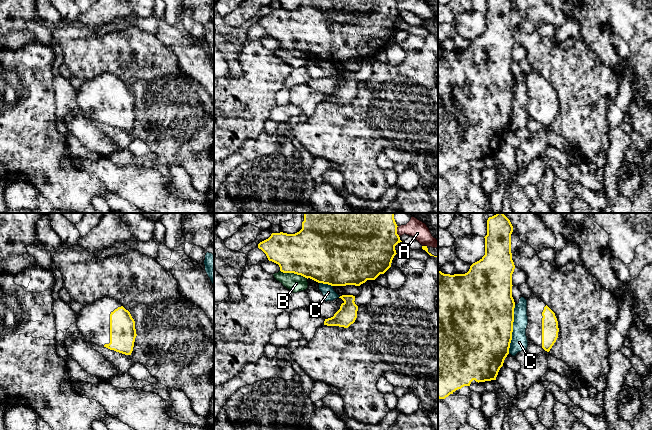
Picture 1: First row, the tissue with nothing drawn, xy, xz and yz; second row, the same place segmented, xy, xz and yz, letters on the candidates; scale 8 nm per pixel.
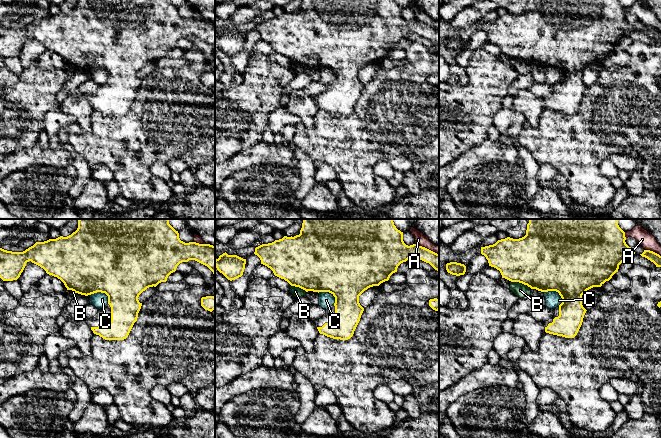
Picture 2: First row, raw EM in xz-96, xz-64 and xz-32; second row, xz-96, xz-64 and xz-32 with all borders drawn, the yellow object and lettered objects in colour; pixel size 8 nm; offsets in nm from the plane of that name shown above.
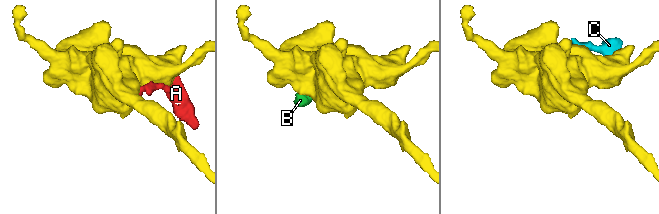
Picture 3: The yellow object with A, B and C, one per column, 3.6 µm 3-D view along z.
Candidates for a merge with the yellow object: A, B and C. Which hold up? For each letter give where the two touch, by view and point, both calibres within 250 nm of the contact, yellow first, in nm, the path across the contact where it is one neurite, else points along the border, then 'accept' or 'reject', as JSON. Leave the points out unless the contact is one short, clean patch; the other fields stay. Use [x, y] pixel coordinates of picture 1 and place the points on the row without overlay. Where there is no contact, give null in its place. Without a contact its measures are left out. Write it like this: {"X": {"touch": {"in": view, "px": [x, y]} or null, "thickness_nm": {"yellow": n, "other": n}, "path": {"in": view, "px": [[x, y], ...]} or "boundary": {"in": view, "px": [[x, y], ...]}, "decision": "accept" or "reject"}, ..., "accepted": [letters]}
{"A": {"touch": {"in": "xz", "px": [396, 8]}, "thickness_nm": {"yellow": 400, "other": 140}, "decision": "reject"}, "B": {"touch": {"in": "xz", "px": [294, 49]}, "thickness_nm": {"yellow": 440, "other": 140}, "boundary": {"in": "xz", "px": [[280, 46], [286, 49], [300, 50], [307, 54]]}, "decision": "reject"}, "C": {"touch": {"in": "yz", "px": [512, 105]}, "thickness_nm": {"yellow": 500, "other": 140}, "decision": "reject"}, "accepted": []}

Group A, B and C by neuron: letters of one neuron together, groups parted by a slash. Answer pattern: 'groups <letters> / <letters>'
groups A C / B

